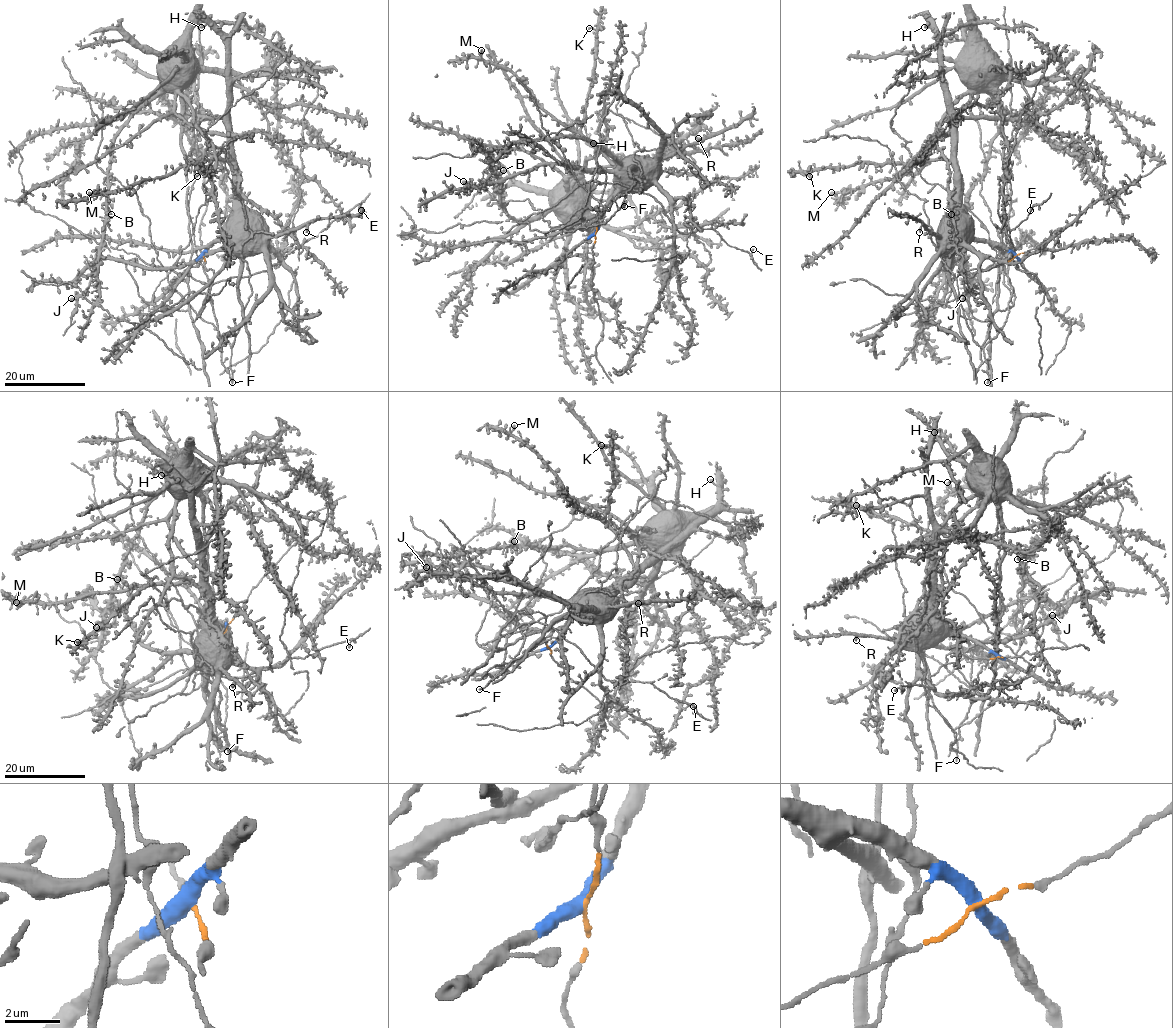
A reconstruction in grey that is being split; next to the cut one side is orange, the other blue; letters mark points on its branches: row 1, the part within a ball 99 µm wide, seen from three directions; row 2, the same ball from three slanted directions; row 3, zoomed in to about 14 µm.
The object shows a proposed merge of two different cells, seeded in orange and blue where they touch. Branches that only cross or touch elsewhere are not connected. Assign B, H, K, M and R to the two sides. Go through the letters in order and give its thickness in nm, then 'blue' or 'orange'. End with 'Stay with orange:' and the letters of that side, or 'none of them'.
B: 460 nm | orange
H: 360 nm | blue
K: 240 nm | blue
M: 480 nm | blue
R: 380 nm | blue
Stay with orange: B

